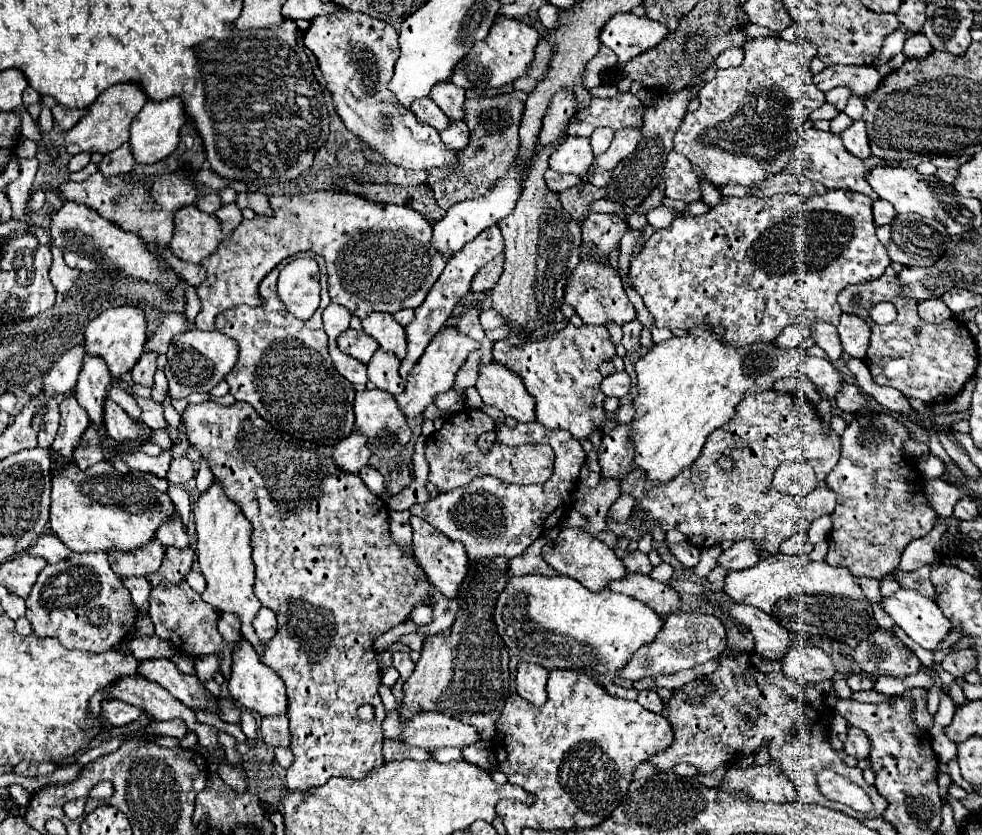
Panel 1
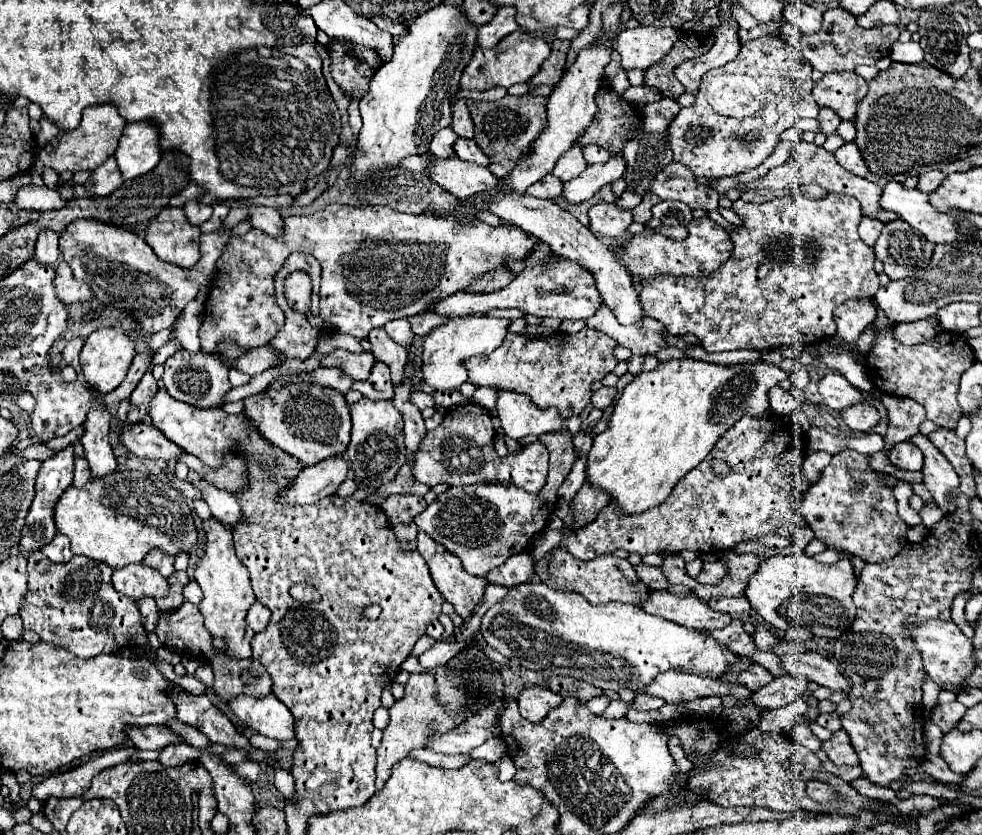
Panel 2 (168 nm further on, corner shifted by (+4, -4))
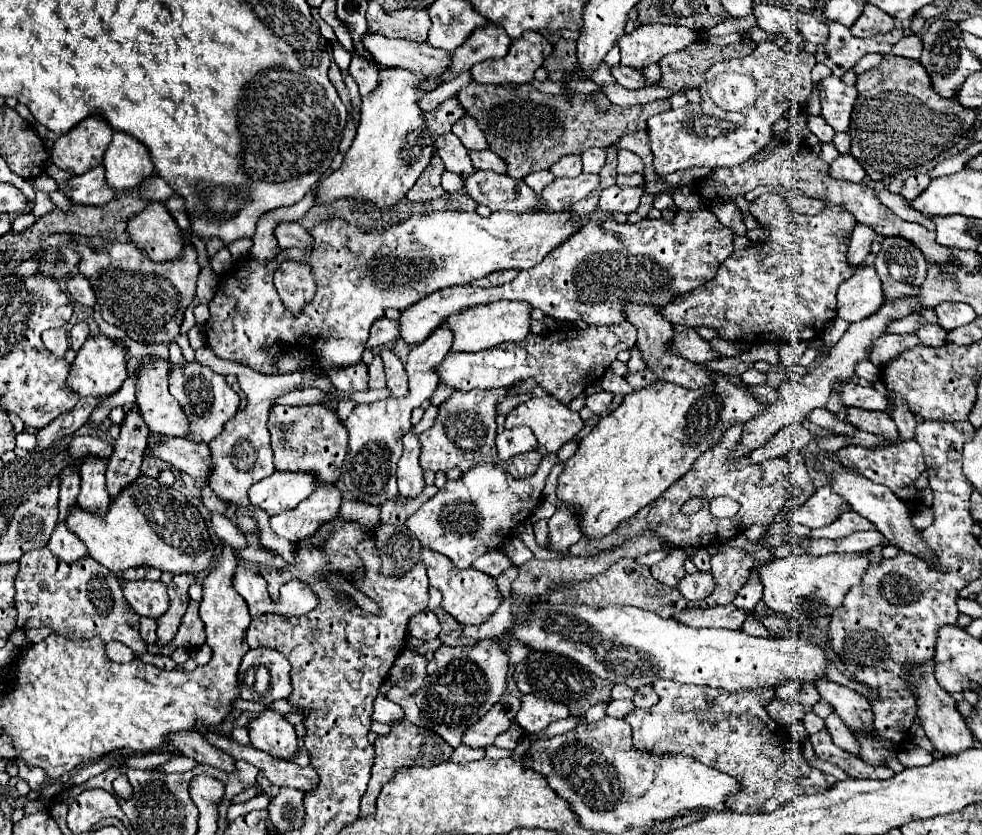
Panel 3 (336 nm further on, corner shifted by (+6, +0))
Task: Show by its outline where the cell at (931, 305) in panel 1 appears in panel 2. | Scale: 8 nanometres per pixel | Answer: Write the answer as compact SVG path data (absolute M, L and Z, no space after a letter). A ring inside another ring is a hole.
M924 318L920 322L902 322L900 326L894 326L894 338L902 344L920 344L926 340L932 340L938 334L938 318Z

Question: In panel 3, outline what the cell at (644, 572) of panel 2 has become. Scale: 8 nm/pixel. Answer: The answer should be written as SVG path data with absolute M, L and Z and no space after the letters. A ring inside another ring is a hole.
M676 548L676 550L670 552L670 556L668 556L666 560L662 560L662 562L658 562L656 566L650 568L650 570L652 570L652 576L654 576L658 582L662 582L662 584L666 584L666 586L670 586L670 588L676 588L678 582L686 576L684 560L686 560L684 550L682 550L682 548Z

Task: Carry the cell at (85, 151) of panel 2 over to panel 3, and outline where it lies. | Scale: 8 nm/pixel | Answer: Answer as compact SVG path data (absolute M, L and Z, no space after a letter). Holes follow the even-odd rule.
M90 116L84 122L80 122L76 128L72 128L68 134L62 134L54 142L54 148L52 148L52 164L56 164L58 168L62 168L62 170L66 170L66 172L70 172L74 176L84 174L90 168L102 164L102 158L104 158L104 152L106 152L110 140L112 140L110 126L106 122L102 122L102 118Z

